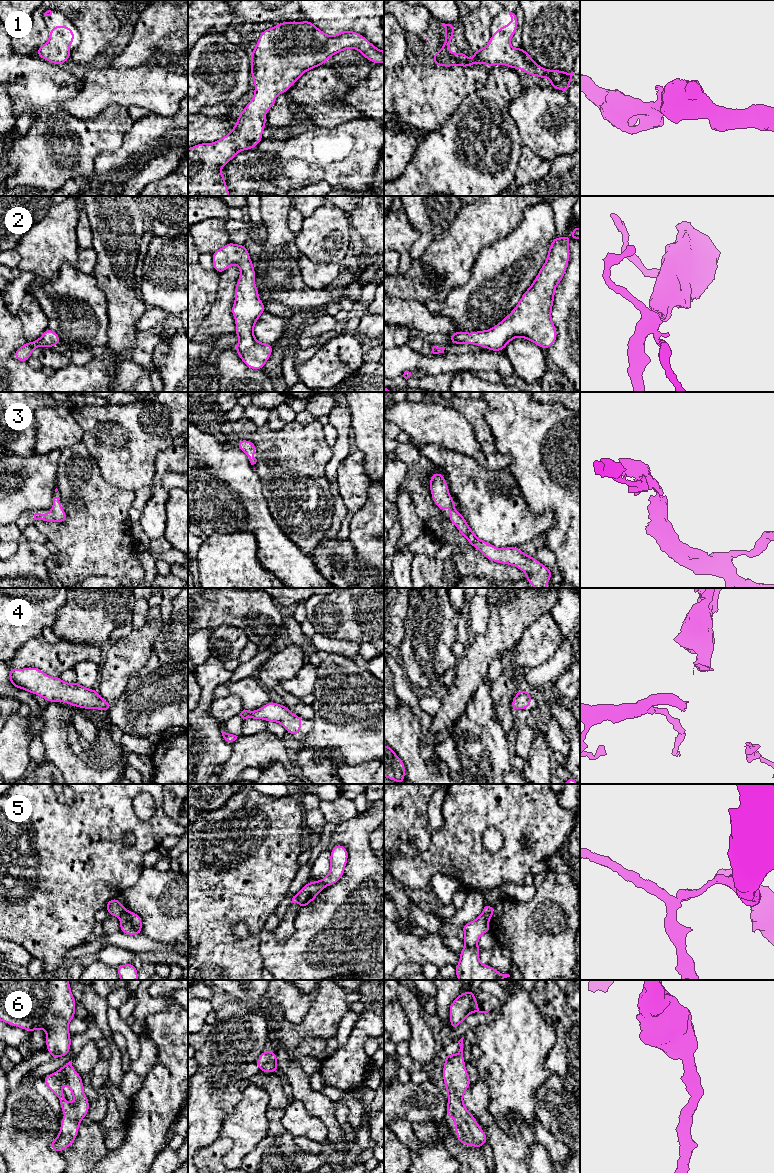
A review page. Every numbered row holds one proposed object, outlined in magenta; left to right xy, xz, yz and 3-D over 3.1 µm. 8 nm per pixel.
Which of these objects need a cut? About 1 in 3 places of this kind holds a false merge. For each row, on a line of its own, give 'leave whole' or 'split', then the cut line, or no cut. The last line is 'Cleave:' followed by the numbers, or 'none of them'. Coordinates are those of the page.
1: leave whole; cut none
2: leave whole; cut none
3: leave whole; cut none
4: leave whole; cut none
5: split; cut xy (128, 911), (119, 918)
6: leave whole; cut none
Cleave: 5

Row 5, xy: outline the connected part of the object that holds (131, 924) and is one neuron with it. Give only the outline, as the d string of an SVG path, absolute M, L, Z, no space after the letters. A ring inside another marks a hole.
M131 911L120 918L120 931L127 935L136 936L142 933L141 917Z

